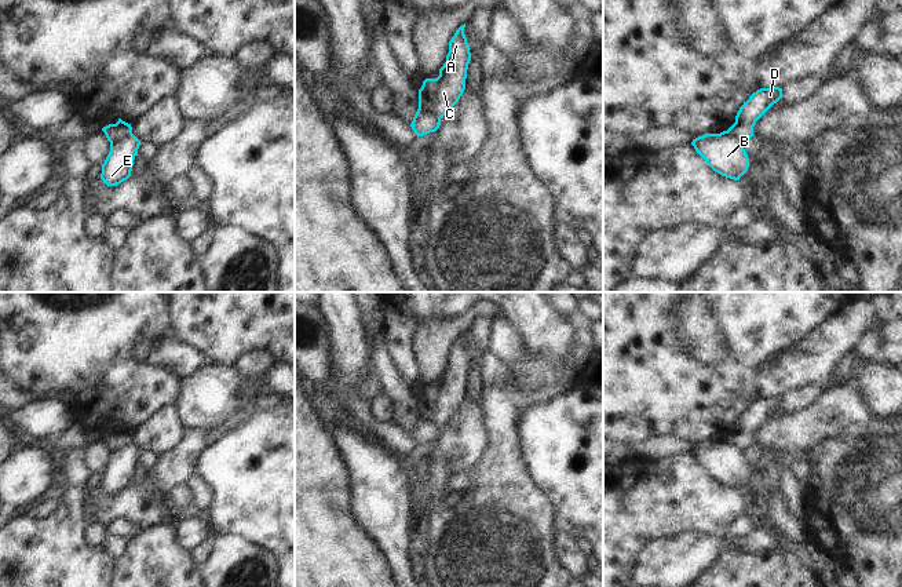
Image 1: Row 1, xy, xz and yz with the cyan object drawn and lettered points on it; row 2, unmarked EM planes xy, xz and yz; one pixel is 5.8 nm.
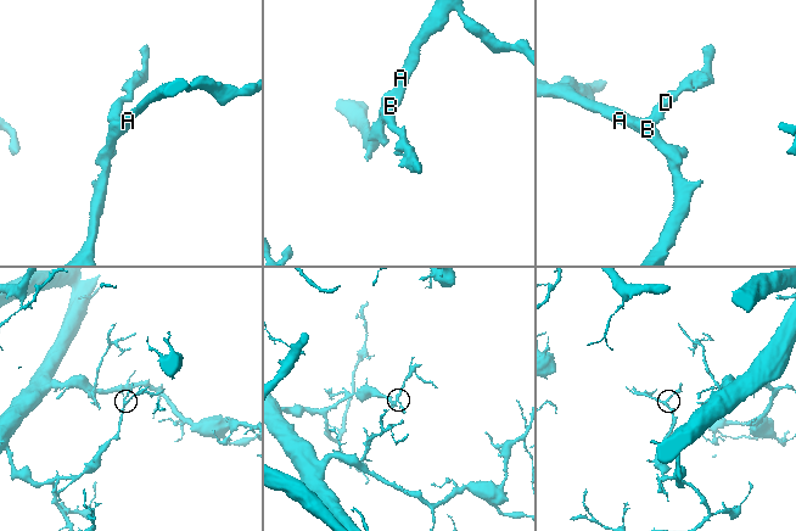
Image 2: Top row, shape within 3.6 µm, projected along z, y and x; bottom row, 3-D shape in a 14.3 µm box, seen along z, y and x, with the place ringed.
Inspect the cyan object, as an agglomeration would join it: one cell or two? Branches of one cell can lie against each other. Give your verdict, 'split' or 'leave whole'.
split

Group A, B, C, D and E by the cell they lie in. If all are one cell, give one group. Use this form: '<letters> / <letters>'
A B C E / D

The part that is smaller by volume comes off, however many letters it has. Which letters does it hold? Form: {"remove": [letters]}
{"remove": ["D"]}

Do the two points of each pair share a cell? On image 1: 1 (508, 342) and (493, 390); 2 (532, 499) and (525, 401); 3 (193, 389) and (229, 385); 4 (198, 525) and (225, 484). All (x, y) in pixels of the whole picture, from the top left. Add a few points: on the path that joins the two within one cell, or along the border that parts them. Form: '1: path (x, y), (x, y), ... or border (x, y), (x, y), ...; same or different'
1: border (489, 352), (512, 372); different
2: path (507, 474), (506, 426); same
3: path (201, 389), (221, 389); same
4: border (204, 517), (212, 533); different

